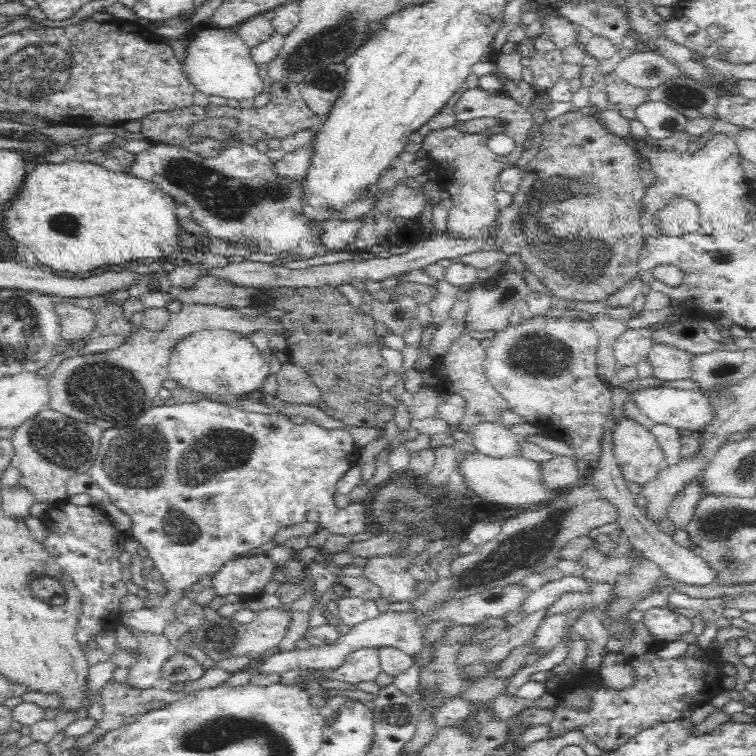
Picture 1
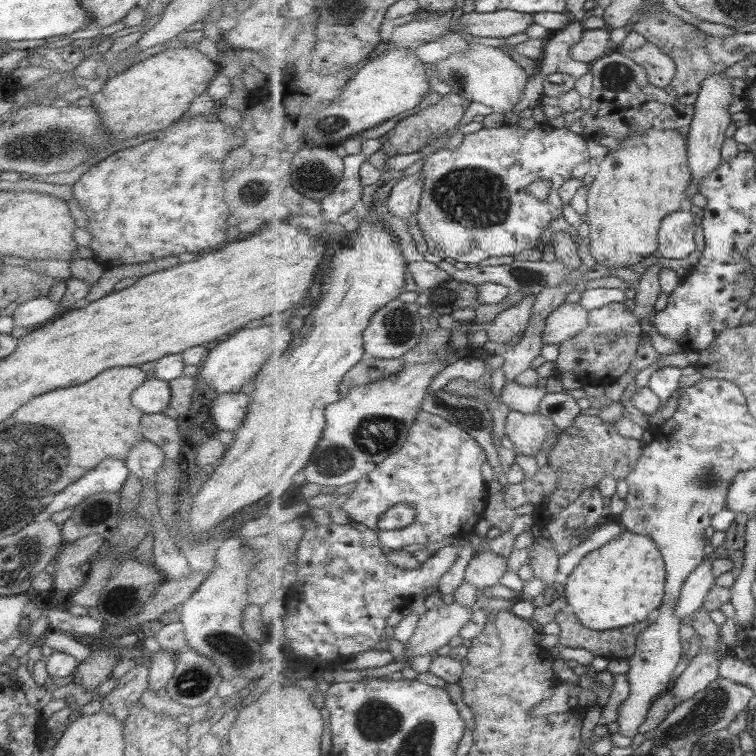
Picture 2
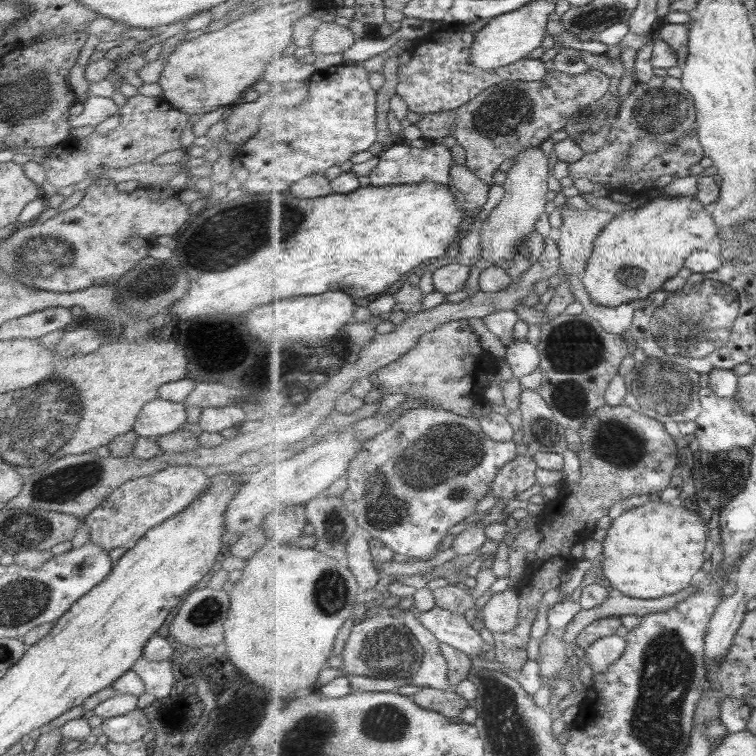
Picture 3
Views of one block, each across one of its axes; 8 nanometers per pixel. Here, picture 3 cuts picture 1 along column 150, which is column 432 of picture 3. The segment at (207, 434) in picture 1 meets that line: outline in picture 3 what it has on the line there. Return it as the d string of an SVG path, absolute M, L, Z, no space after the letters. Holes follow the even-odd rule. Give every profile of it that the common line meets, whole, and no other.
M425 405L417 407L415 409L409 409L404 411L402 415L385 431L381 431L372 439L367 439L363 445L361 452L353 459L350 469L348 470L347 483L348 486L342 494L342 503L347 507L349 514L352 514L357 519L358 525L361 529L364 529L371 538L378 538L387 547L395 551L397 554L404 555L410 561L424 561L433 560L437 554L439 554L439 548L441 548L441 542L445 540L445 536L449 534L449 531L453 526L461 524L462 520L469 518L471 514L477 512L477 506L479 502L487 496L487 493L491 490L493 481L497 478L499 471L509 464L514 458L518 456L517 445L511 442L499 442L492 439L490 435L483 430L480 425L480 419L475 417L464 417L460 414L445 409L436 409L435 407L427 407ZM434 605L427 612L416 612L421 624L443 643L466 652L470 657L481 657L489 648L489 643L481 637L480 632L469 622L465 621L463 614L455 614Z

